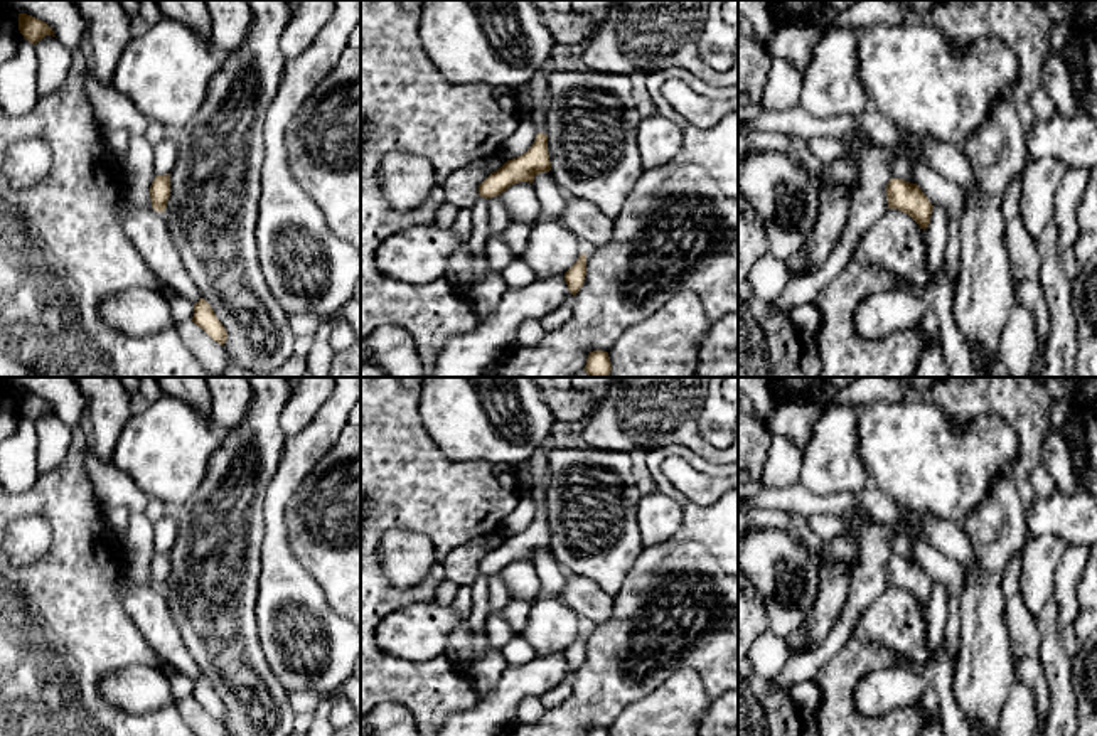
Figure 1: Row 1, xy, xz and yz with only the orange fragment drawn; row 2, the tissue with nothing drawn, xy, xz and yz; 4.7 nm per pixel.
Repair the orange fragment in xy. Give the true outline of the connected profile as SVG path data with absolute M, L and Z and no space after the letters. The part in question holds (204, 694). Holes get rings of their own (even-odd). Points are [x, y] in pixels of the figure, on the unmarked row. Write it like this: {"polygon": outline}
{"polygon": "M201 675L194 682L192 699L197 704L201 704L219 723L224 723L226 721L227 709L222 704L222 701L217 697L217 694L216 694L214 687L211 685L211 682L204 675Z"}

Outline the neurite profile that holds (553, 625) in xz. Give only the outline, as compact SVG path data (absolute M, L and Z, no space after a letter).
M539 595L521 637L536 655L565 652L585 630L585 621L559 596Z

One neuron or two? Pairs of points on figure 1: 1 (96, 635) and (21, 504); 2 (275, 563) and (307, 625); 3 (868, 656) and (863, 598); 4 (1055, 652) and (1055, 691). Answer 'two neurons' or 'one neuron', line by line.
1: one neuron
2: one neuron
3: two neurons
4: one neuron

